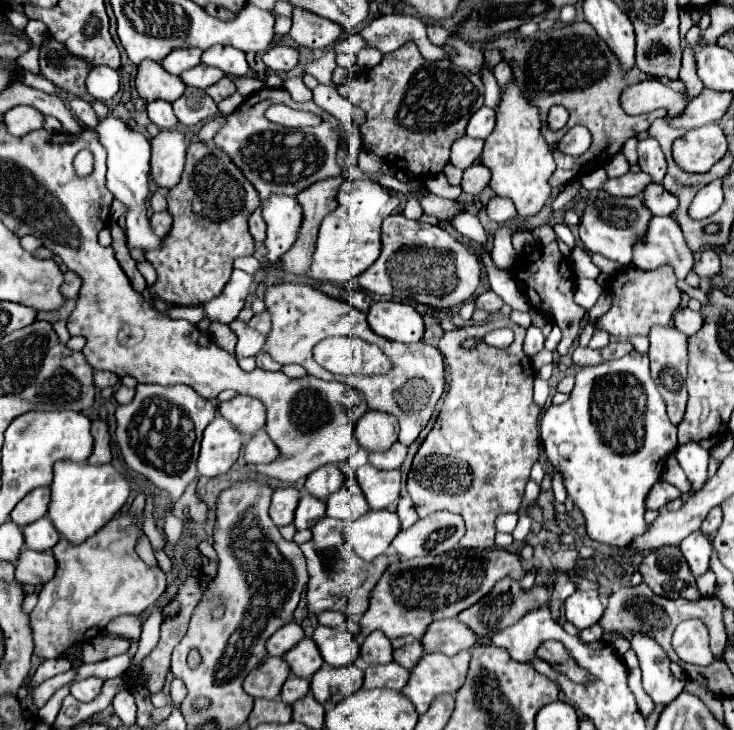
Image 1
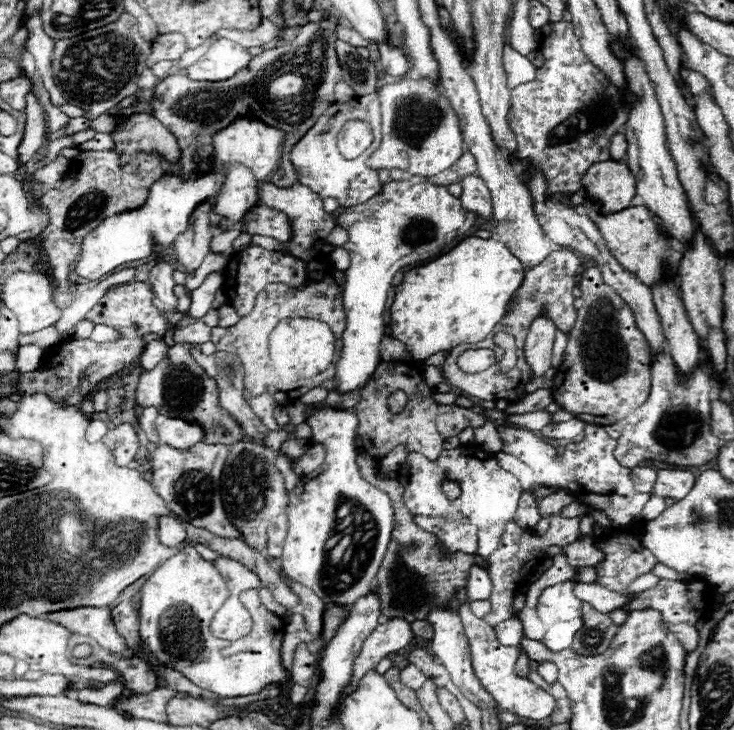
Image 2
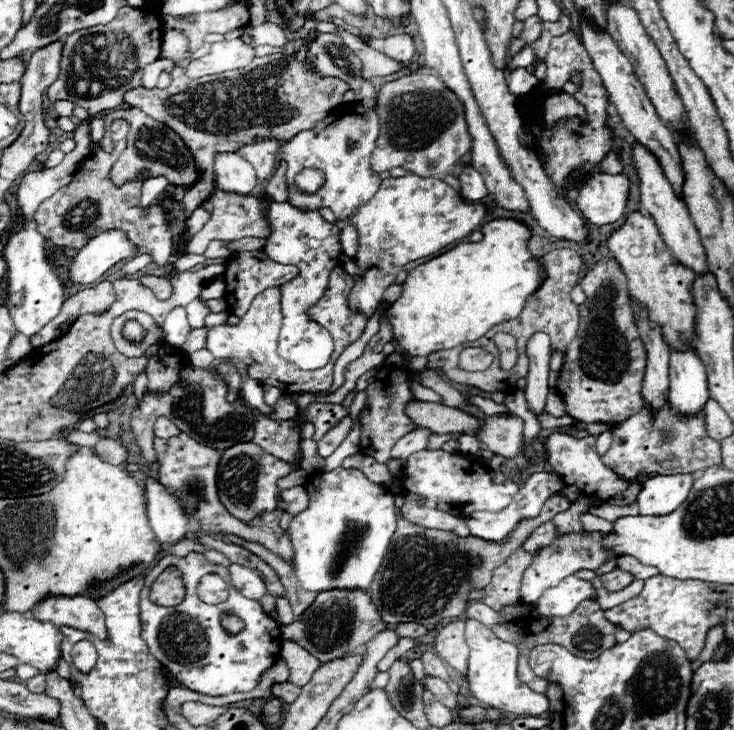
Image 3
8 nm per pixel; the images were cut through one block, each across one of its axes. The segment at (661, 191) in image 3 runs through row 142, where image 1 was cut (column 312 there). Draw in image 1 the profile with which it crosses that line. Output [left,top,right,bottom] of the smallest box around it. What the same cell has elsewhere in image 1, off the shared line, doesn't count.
[312,626,360,668]

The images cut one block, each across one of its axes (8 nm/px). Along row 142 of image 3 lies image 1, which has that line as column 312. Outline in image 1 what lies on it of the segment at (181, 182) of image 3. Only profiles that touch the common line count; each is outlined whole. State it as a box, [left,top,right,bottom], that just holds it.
[214,88,342,200]

